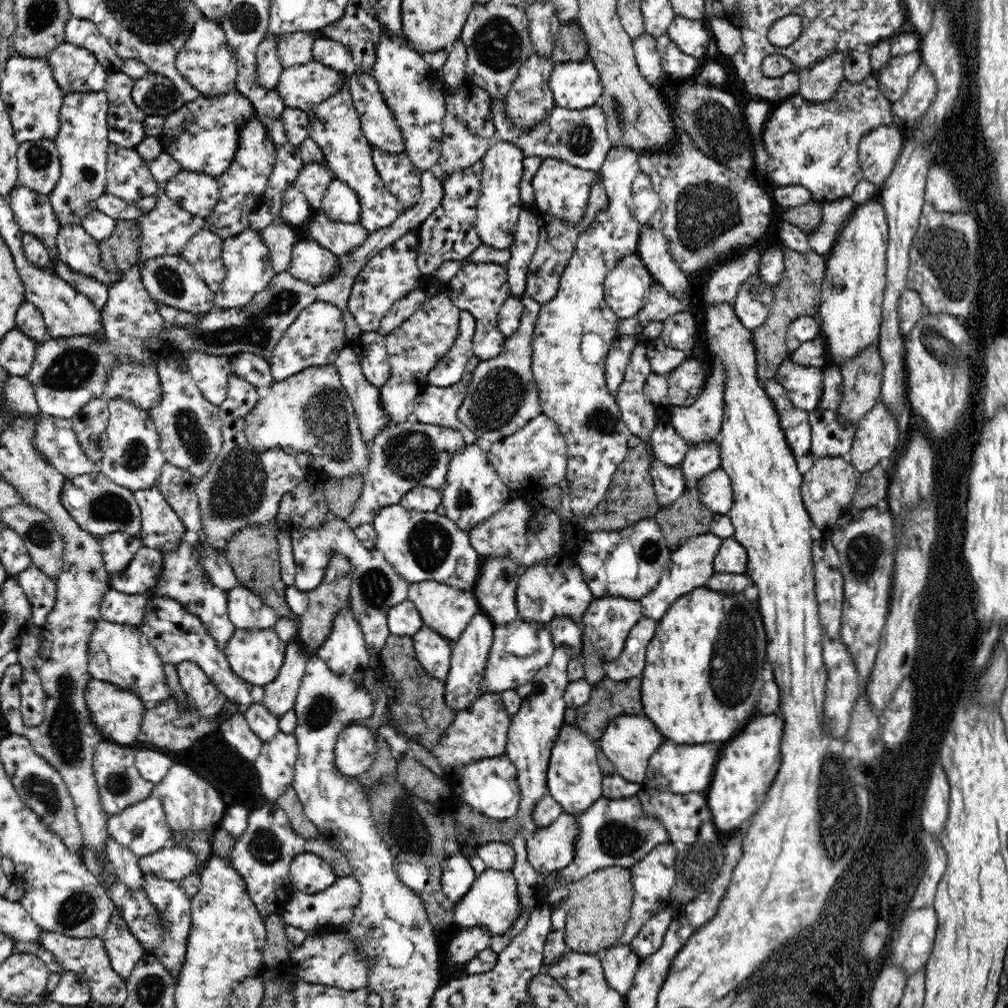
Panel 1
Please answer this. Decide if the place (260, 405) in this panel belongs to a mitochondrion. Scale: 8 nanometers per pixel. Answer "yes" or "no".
no

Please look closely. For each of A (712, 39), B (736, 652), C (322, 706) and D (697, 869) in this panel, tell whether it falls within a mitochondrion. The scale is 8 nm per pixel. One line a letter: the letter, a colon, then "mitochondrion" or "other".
A: other
B: mitochondrion
C: mitochondrion
D: mitochondrion

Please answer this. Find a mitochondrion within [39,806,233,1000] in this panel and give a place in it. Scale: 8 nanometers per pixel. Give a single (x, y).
(80, 907)

